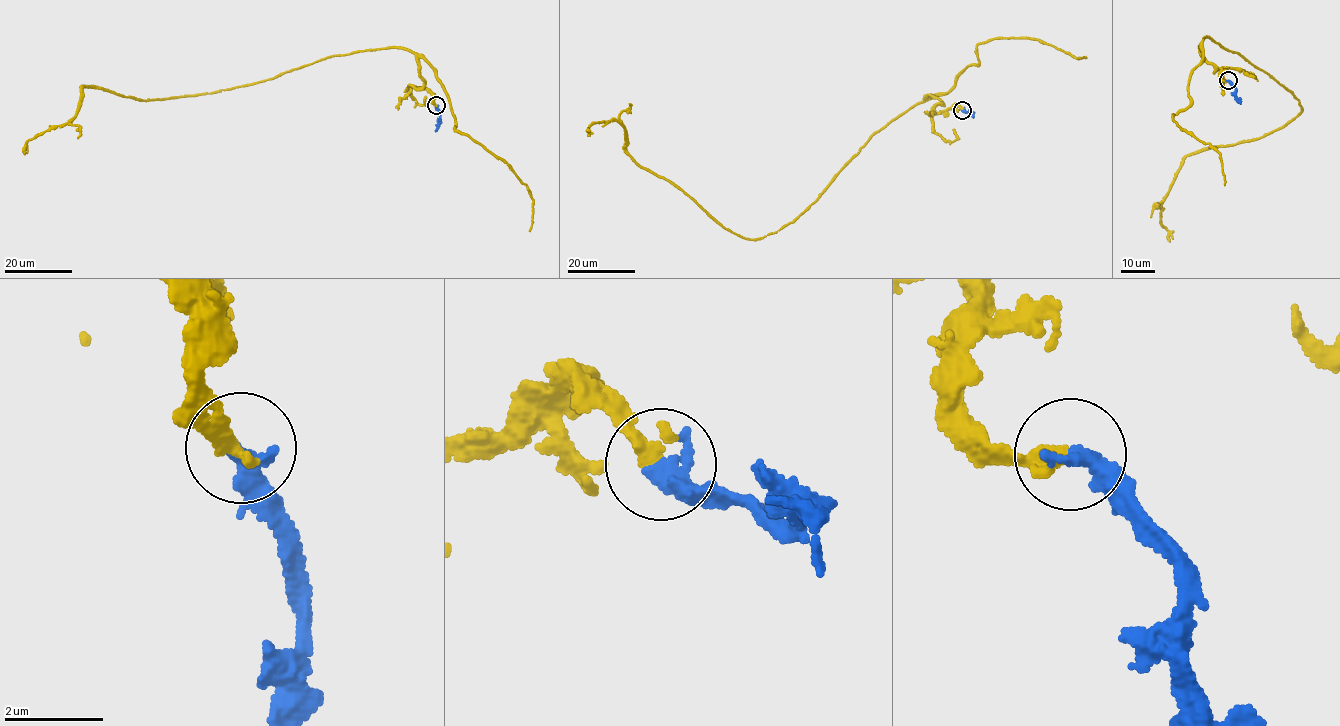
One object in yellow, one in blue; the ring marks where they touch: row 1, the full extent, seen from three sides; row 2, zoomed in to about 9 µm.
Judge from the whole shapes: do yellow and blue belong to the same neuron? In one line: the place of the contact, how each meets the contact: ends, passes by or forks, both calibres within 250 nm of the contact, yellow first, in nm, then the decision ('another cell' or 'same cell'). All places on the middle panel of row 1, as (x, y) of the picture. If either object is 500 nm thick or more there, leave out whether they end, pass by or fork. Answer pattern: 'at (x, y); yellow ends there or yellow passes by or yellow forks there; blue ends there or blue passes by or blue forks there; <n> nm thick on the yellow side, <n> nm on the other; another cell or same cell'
at (962, 110); yellow ends there; blue ends there; 360 nm thick on the yellow side, 440 nm on the other; same cell

